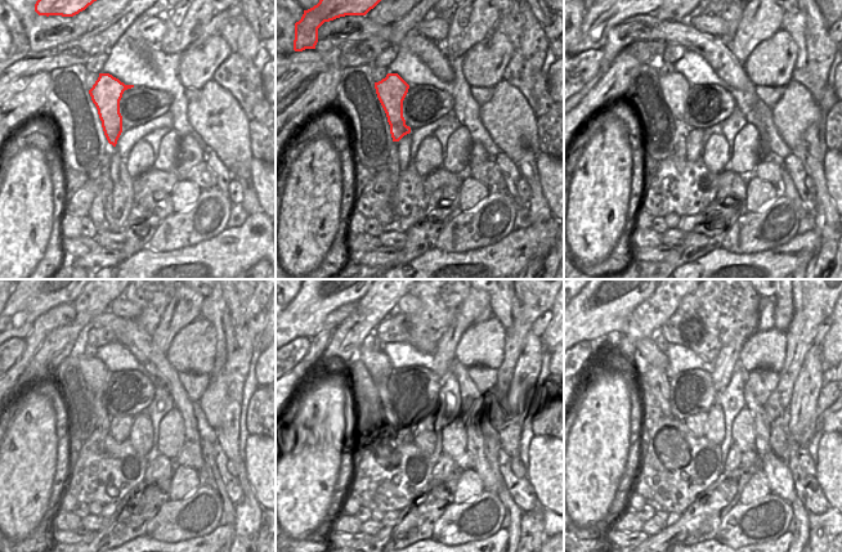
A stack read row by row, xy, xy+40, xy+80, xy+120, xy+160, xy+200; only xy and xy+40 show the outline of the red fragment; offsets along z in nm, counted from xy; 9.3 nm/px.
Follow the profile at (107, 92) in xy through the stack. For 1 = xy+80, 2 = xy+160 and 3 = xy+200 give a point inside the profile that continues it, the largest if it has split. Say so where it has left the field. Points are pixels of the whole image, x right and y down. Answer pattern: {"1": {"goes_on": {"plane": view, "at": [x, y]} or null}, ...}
{"1": {"goes_on": {"plane": "xy+80", "at": [675, 88]}}, "2": {"goes_on": {"plane": "xy+160", "at": [376, 366]}}, "3": {"goes_on": {"plane": "xy+200", "at": [645, 346]}}}

